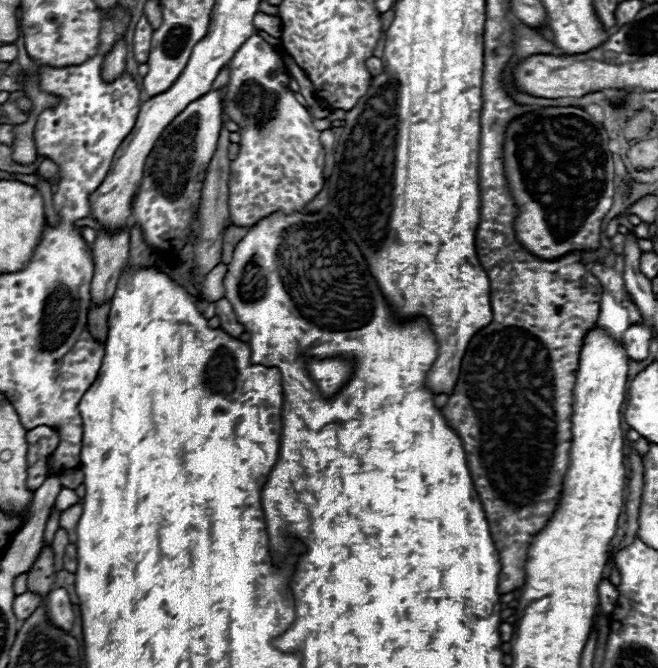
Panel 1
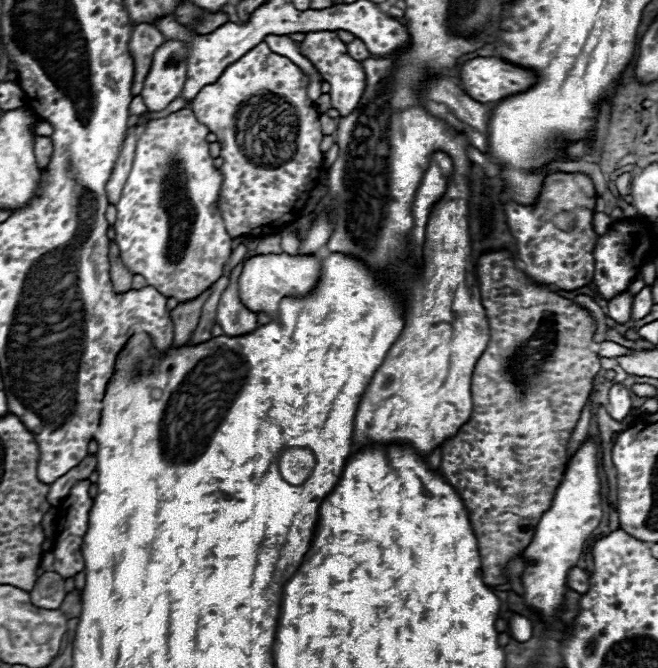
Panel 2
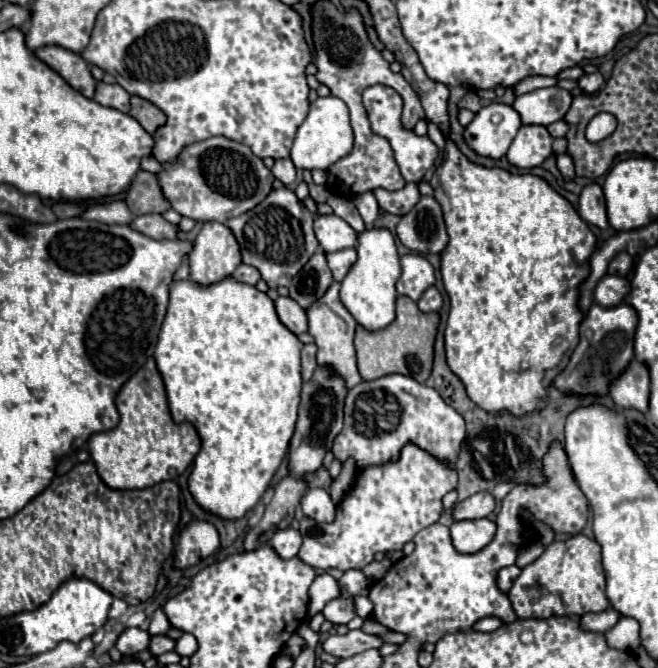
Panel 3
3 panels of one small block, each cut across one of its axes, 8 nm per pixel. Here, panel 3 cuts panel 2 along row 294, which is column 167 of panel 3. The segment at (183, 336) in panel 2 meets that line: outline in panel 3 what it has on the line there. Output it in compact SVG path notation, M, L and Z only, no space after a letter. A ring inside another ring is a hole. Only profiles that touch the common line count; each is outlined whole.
M140 170L126 194L126 206L134 216L142 216L152 212L162 214L170 208L170 202L162 194L158 176L152 172Z

